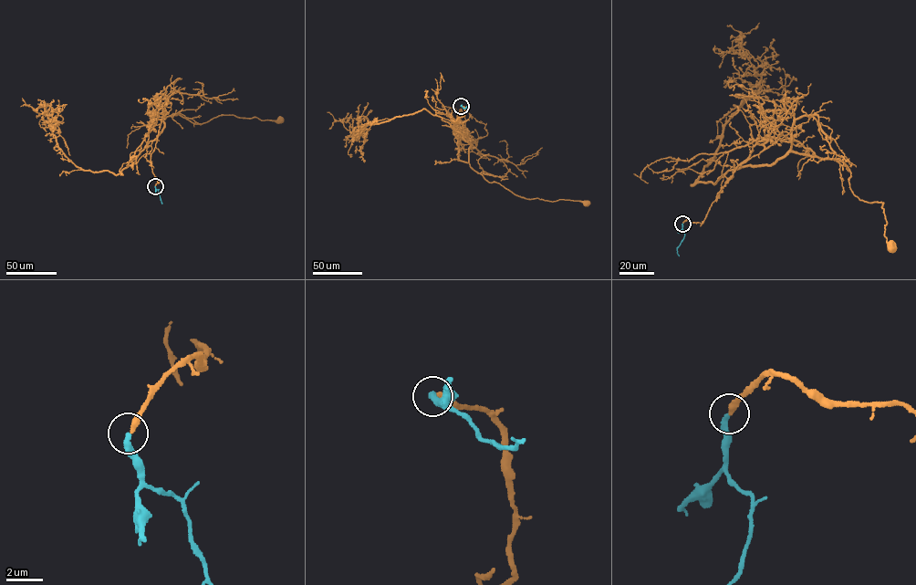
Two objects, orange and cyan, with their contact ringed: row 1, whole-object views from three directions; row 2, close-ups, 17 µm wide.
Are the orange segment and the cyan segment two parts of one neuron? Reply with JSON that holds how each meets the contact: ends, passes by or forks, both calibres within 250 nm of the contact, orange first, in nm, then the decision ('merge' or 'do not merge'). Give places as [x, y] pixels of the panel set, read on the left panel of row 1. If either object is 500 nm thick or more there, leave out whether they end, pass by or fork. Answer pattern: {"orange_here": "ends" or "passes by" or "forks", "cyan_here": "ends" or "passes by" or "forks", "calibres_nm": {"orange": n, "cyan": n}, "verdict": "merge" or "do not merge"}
{"orange_here": "ends", "cyan_here": "ends", "calibres_nm": {"orange": 320, "cyan": 320}, "verdict": "merge"}

